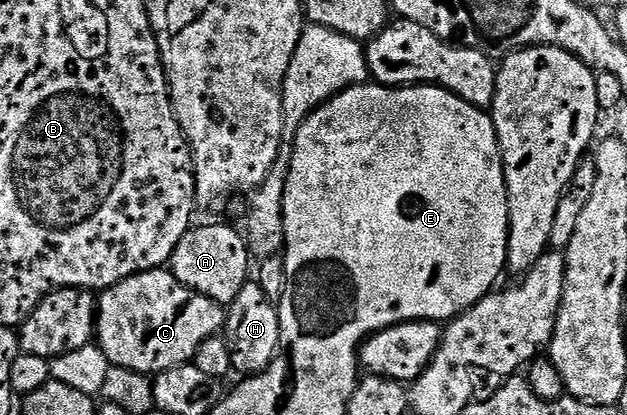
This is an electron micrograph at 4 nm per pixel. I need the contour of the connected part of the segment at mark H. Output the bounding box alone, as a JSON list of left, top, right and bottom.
[222,282,280,378]

